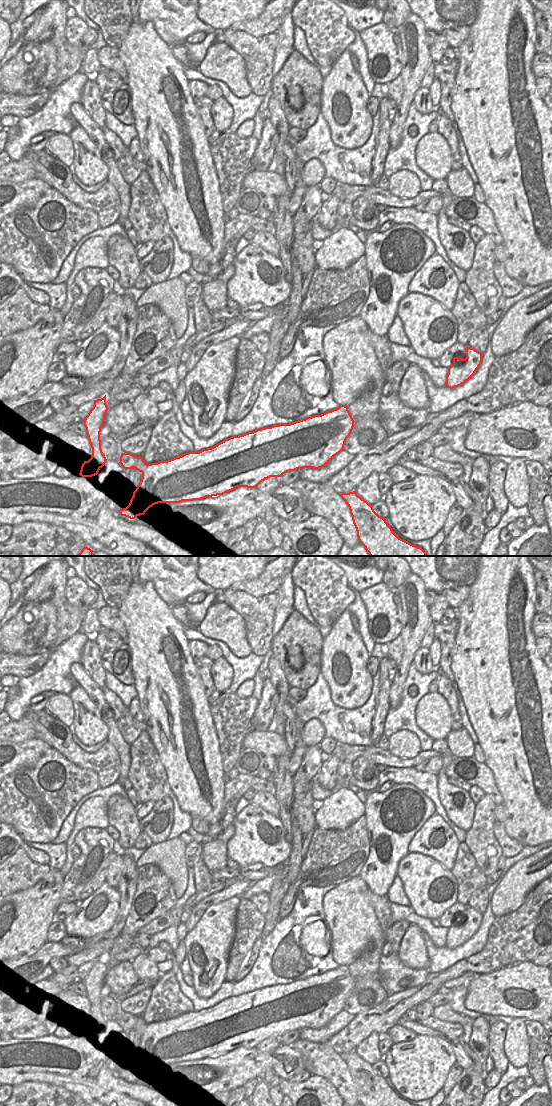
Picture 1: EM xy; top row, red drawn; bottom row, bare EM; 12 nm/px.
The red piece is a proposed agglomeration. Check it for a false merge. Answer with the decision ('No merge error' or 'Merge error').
No merge error.

